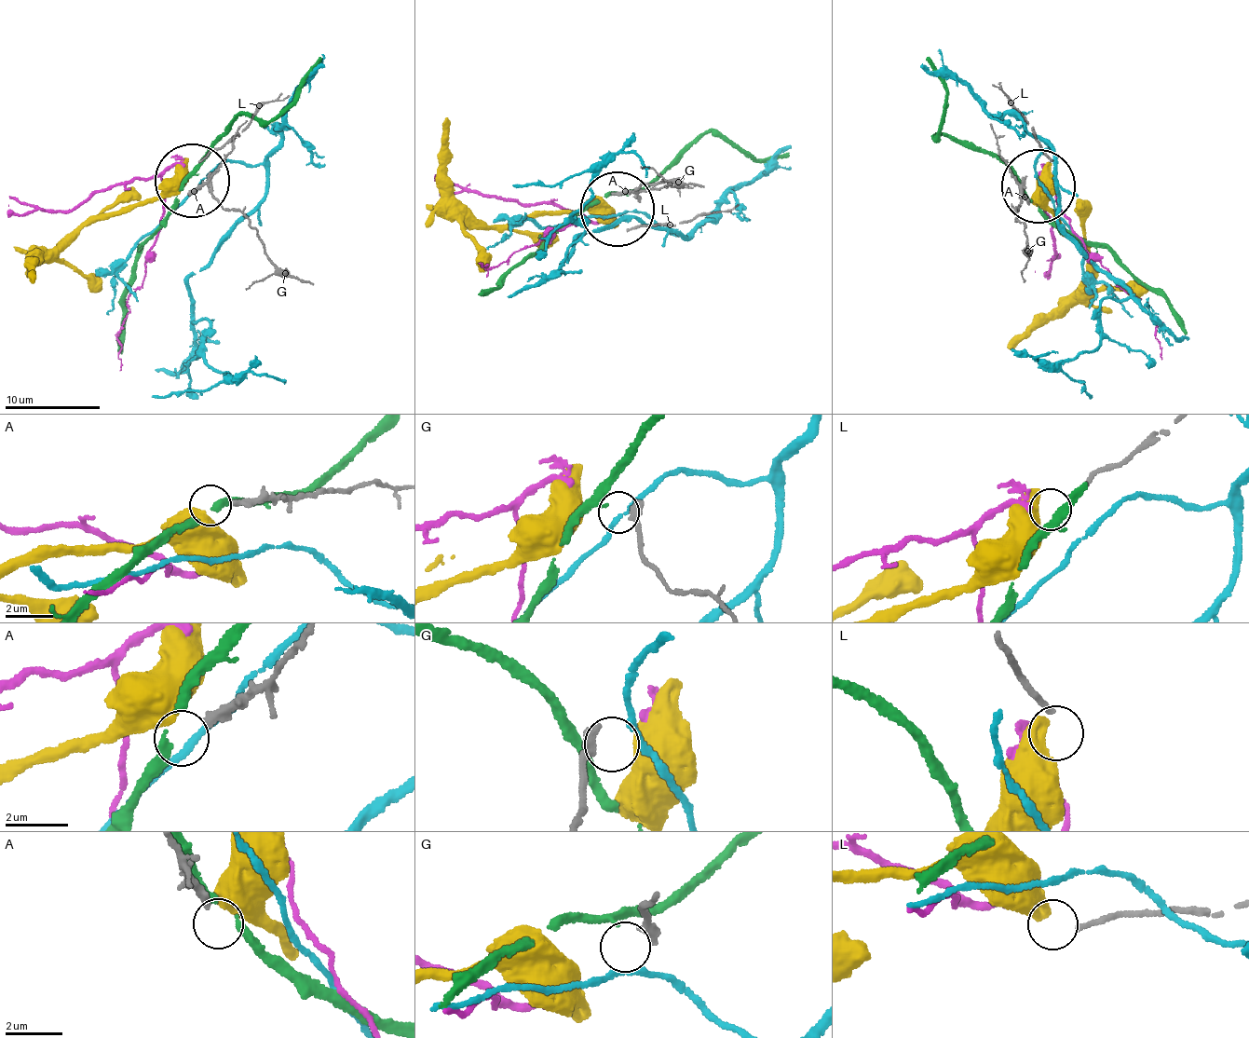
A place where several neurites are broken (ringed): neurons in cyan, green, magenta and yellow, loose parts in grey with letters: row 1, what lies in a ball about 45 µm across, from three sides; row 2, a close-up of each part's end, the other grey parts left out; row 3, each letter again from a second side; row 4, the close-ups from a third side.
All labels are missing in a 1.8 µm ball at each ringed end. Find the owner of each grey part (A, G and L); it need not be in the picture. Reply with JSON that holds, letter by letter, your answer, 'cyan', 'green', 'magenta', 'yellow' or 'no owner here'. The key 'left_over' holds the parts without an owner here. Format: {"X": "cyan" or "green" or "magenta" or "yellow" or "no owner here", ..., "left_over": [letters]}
{"A": "no owner here", "G": "cyan", "L": "no owner here", "left_over": ["A", "L"]}

